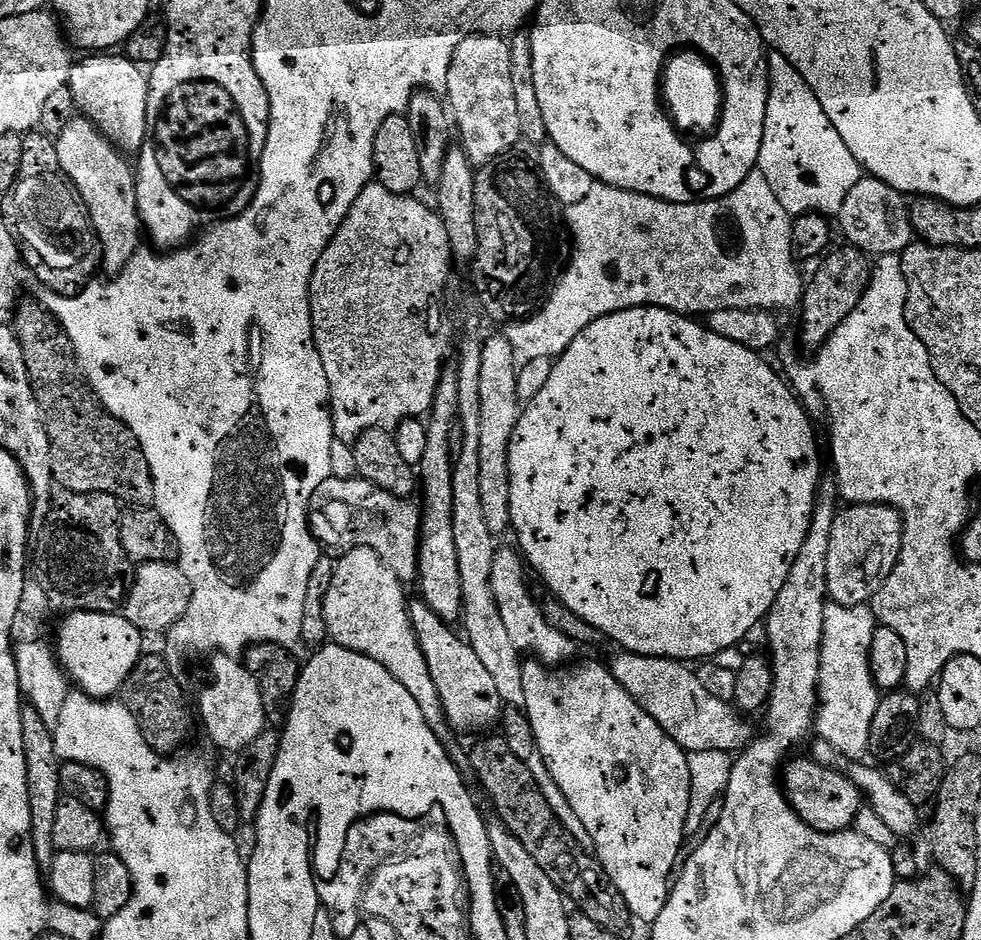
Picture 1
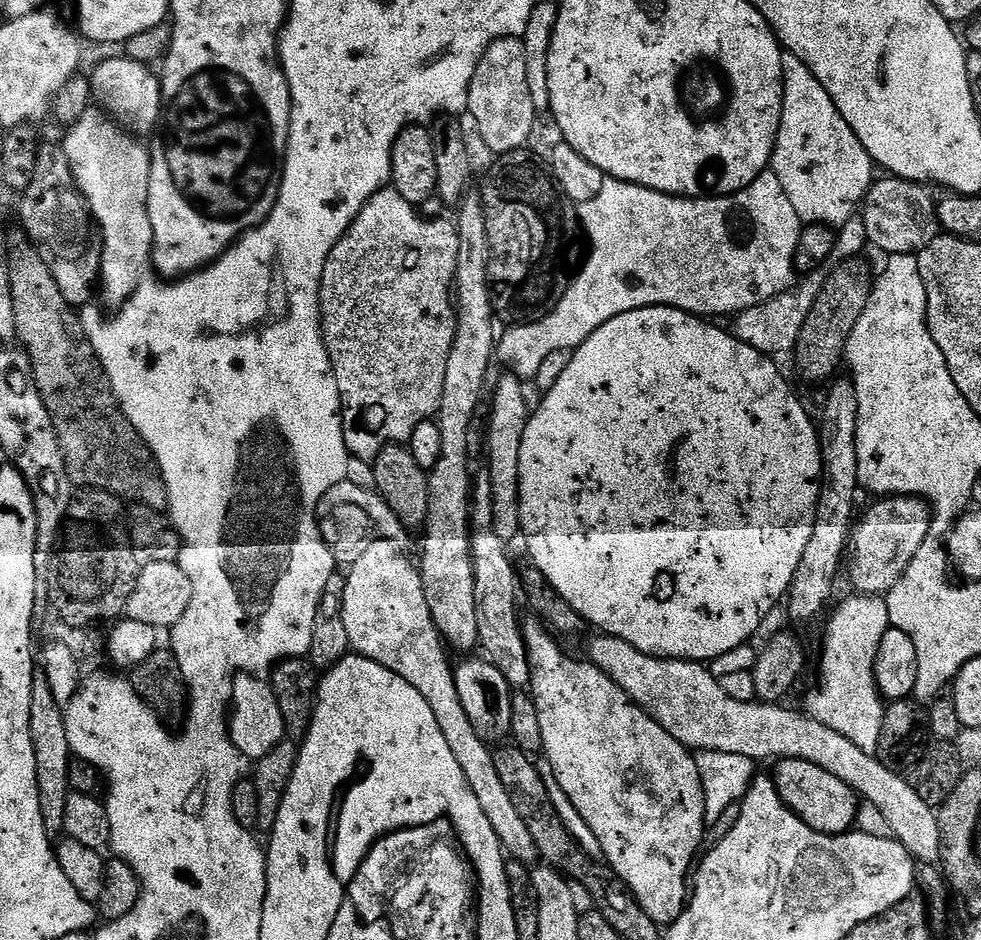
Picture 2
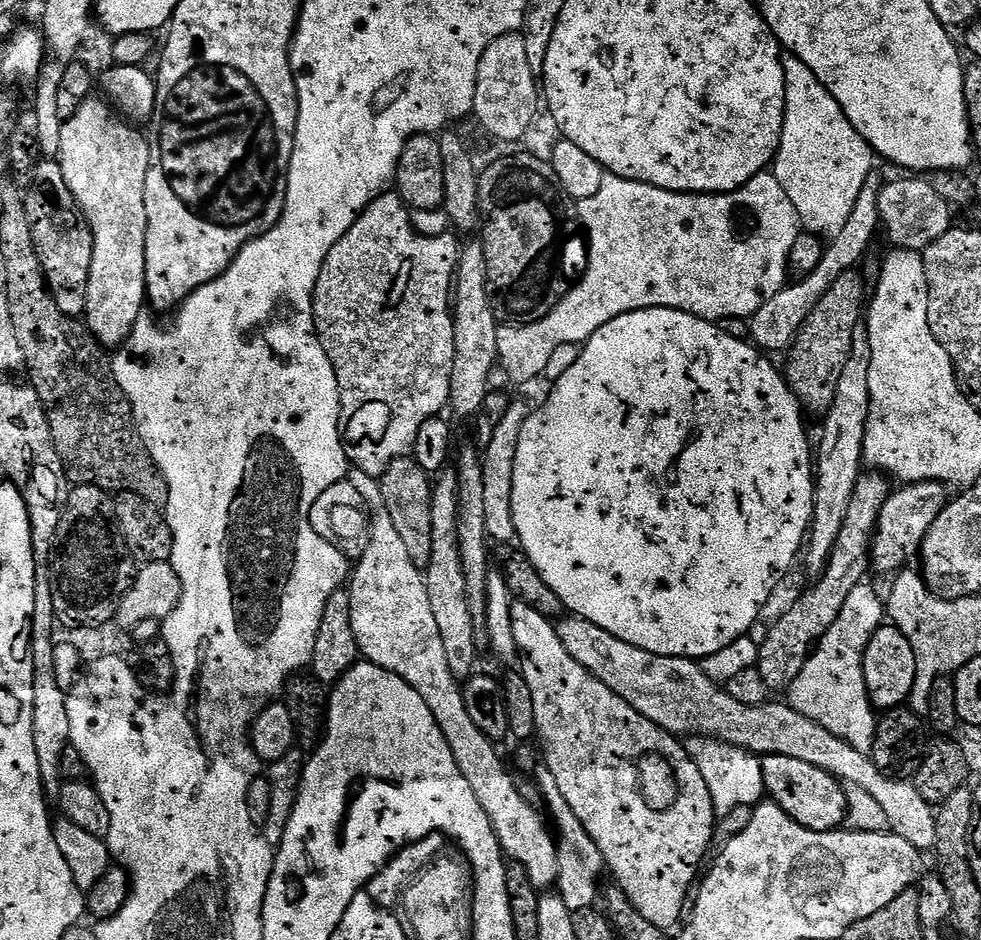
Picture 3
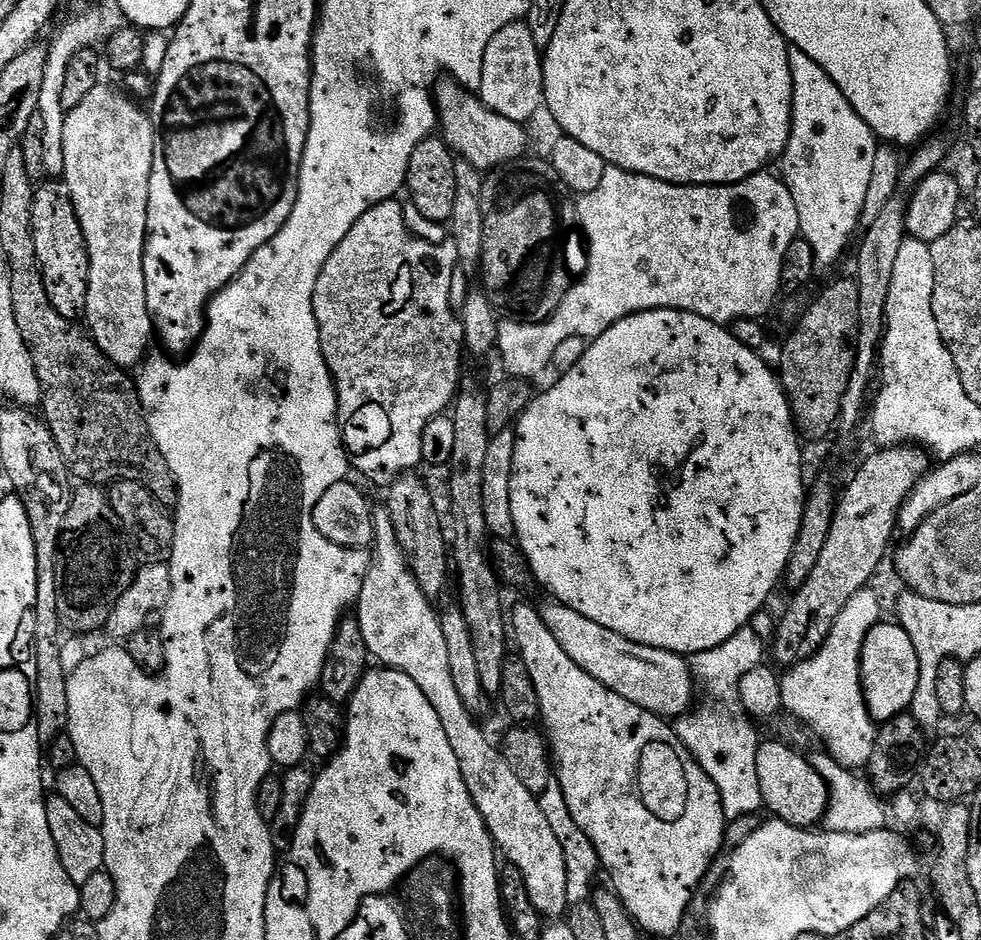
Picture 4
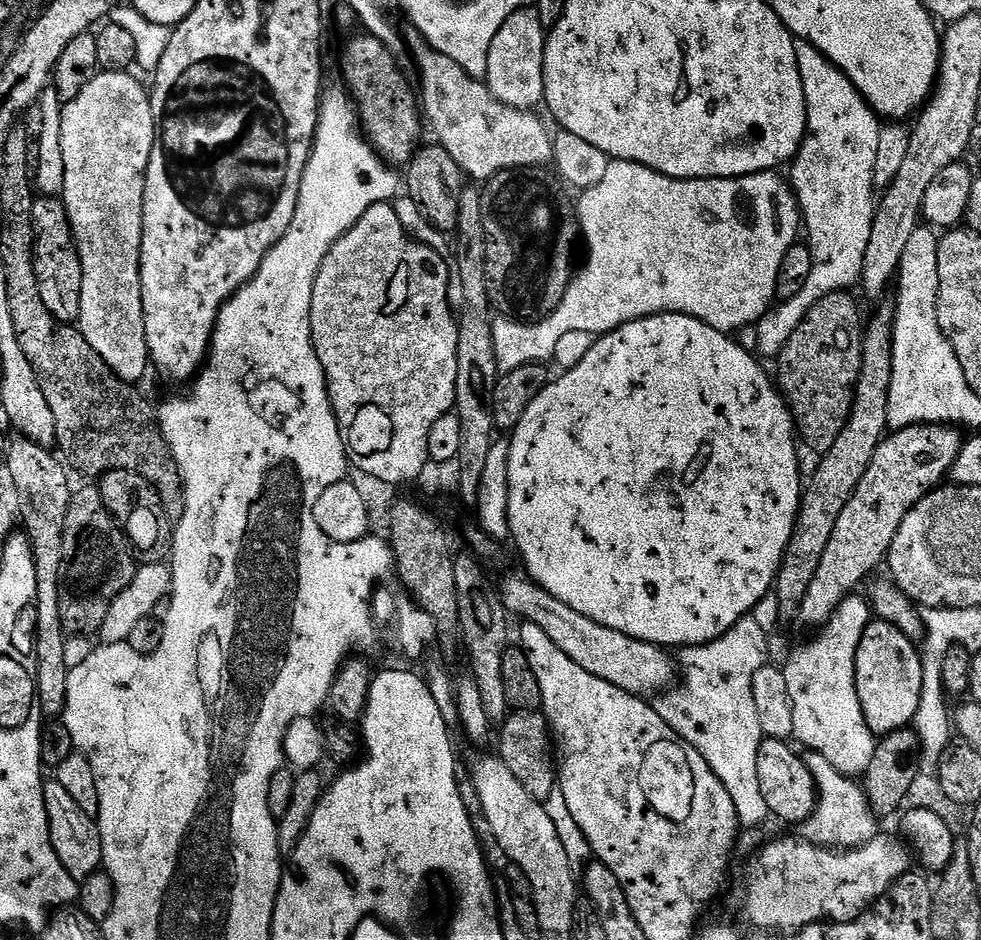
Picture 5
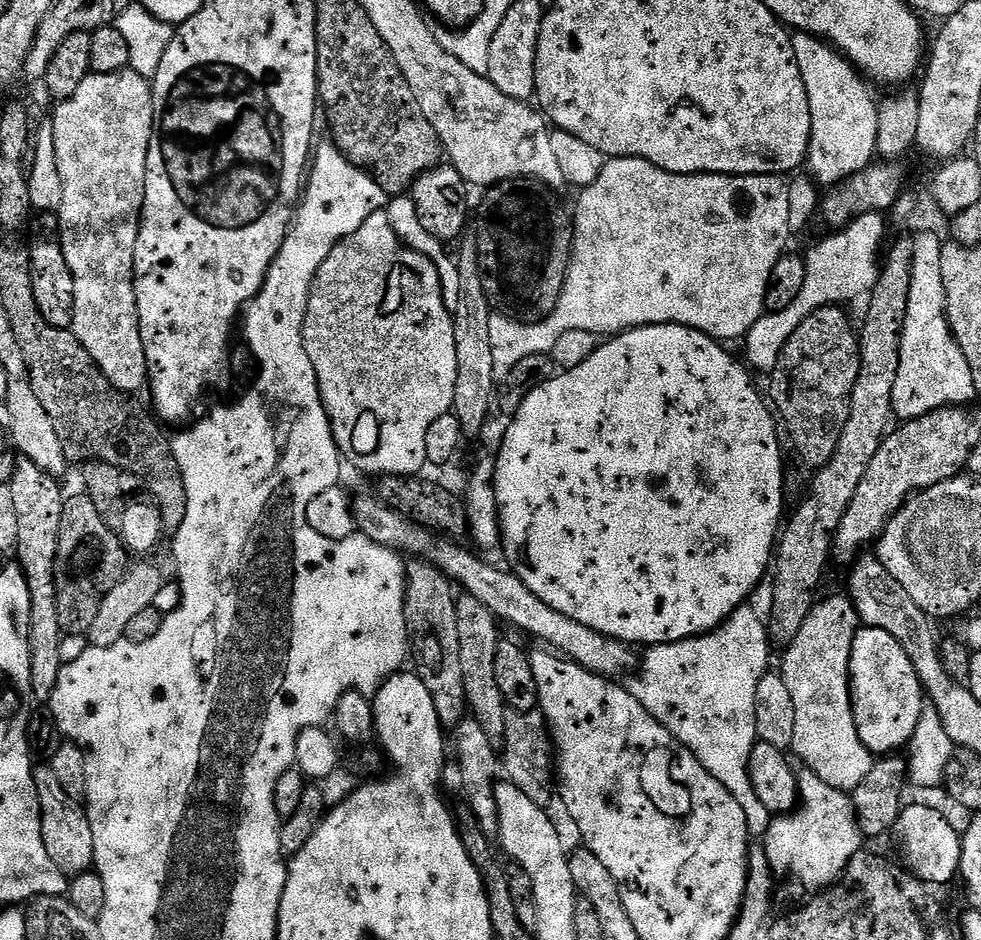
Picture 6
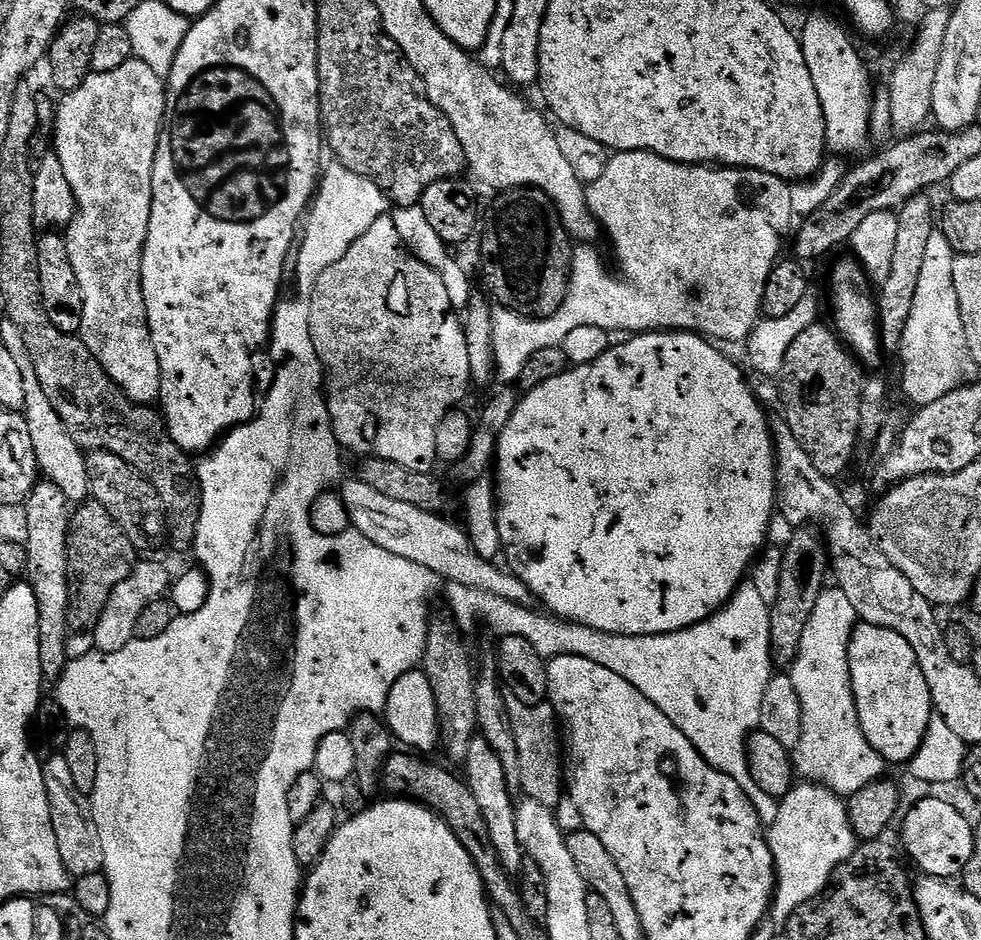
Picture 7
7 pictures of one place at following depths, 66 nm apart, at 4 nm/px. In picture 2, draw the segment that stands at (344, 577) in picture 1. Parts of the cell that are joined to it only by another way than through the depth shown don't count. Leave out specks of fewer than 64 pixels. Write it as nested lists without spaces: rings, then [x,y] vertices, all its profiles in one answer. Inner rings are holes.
[[[377,538],[347,569],[344,596],[341,598],[341,616],[345,622],[350,649],[355,655],[370,658],[386,666],[386,670],[406,678],[406,682],[410,682],[410,686],[414,686],[414,690],[418,690],[418,694],[430,702],[430,710],[434,710],[434,718],[438,718],[442,735],[446,737],[446,742],[450,742],[450,751],[454,758],[458,758],[458,766],[462,766],[462,774],[466,774],[466,782],[470,782],[470,790],[474,790],[474,798],[482,802],[482,810],[486,810],[486,818],[490,818],[490,826],[494,826],[494,834],[498,834],[501,845],[520,860],[535,861],[538,853],[530,838],[530,830],[526,830],[522,816],[518,810],[514,810],[512,799],[506,794],[506,786],[502,786],[502,778],[498,778],[498,770],[494,770],[493,749],[474,732],[462,702],[459,701],[454,668],[452,664],[448,665],[448,656],[444,653],[446,644],[435,628],[434,618],[426,604],[419,567],[413,561],[411,564],[395,547],[397,545],[393,541]]]

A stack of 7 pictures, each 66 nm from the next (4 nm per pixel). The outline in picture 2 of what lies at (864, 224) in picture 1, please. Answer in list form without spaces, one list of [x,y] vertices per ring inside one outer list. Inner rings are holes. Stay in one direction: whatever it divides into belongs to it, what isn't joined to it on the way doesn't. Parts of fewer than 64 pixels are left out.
[[[884,176],[868,189],[860,210],[866,226],[869,243],[884,251],[885,255],[906,256],[919,254],[936,236],[941,235],[940,220],[936,217],[937,201],[927,187],[911,184],[908,180]]]

